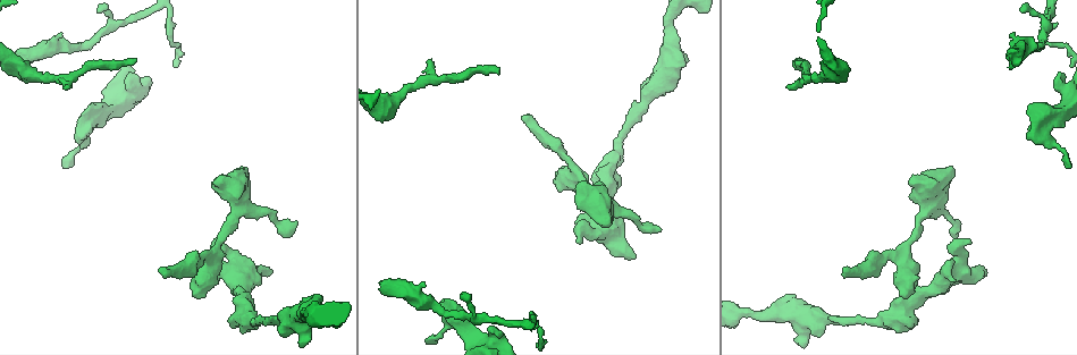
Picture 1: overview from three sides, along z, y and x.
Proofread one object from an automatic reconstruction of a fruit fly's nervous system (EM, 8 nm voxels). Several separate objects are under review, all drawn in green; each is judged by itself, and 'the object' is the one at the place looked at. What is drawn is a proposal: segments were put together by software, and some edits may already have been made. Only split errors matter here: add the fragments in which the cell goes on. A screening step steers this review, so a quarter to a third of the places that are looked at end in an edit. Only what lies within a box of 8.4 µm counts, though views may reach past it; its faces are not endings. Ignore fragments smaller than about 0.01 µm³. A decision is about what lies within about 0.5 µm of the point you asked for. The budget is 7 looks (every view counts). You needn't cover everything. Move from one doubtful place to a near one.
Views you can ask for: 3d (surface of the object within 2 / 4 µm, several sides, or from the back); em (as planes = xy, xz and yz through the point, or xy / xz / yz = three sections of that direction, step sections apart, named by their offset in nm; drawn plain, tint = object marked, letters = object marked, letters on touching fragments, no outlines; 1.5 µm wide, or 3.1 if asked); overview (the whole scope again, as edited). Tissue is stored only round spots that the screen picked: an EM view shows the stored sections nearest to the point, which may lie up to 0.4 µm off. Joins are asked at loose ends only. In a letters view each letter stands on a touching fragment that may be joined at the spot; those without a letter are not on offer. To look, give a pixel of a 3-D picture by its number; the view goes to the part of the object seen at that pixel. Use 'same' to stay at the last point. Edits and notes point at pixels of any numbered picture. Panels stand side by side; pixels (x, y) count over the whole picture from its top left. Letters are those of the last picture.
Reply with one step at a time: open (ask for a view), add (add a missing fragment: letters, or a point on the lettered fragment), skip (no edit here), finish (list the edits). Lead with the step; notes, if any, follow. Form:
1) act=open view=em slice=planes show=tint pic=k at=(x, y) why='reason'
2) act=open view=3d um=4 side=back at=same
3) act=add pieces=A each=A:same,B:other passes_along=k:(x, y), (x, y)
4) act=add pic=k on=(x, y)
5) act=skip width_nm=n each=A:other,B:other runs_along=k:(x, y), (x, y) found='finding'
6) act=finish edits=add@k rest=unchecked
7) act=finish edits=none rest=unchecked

act=open view=3d um=2 pic=1 at=(582, 243) why='free end'

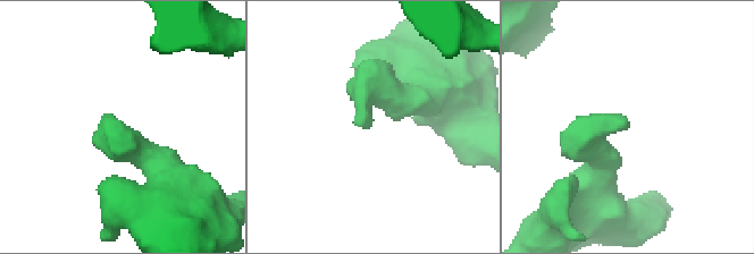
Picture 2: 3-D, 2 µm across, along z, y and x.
act=open view=em slice=yz step=8 show=tint pic=2 at=(369, 127) why='shape alone is not enough'

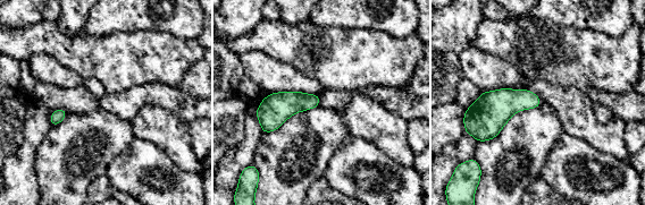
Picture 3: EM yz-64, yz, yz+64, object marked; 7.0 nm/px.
act=open view=em slice=xy step=8 show=letters at=same why='cut it another way'

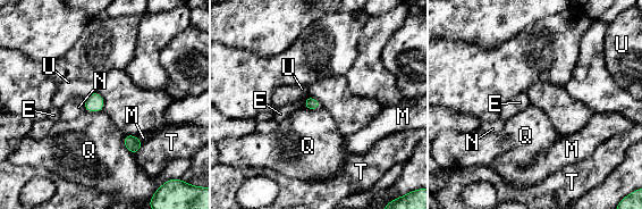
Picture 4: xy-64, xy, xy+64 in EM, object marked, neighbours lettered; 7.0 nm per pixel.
act=skip each=E:other,M:other,N:other,Q:other,T:other,U:other border=4:(123, 135), (125, 147), (133, 155) found='no lettered fragment goes on from it'

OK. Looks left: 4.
act=open view=3d um=2 pic=1 at=(196, 295) why='an open end'

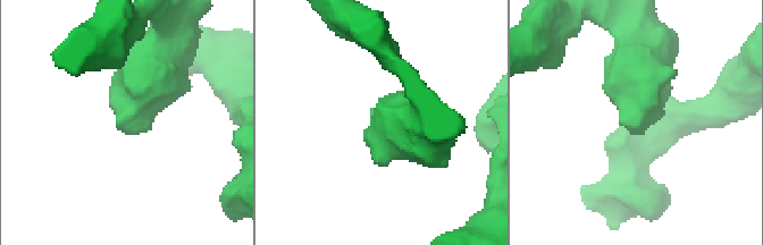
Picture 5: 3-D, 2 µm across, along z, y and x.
act=open view=em slice=planes show=letters pic=5 at=(120, 127) why='need the tissue'

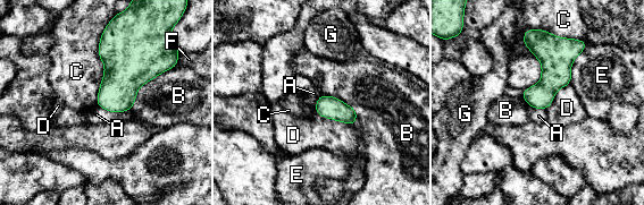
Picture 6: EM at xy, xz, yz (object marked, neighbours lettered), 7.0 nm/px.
act=skip each=A:other,B:other,C:other,D:other,E:other,F:other,G:other border=6:(97, 104), (109, 111), (130, 110) found='no lettered fragment goes on from it'

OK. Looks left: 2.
act=open view=em slice=planes show=letters pic=1 at=(136, 58) why='thin end'

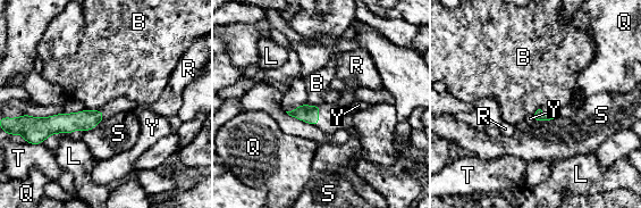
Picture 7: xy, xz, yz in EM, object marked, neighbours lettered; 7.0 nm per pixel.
act=skip each=B:other,L:other,Q:other,R:other,S:other,T:other,Y:other runs_along=7:(101, 116), (68, 123), (36, 121) found='none of them fits'

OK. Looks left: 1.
act=finish edits=none rest=unchecked

